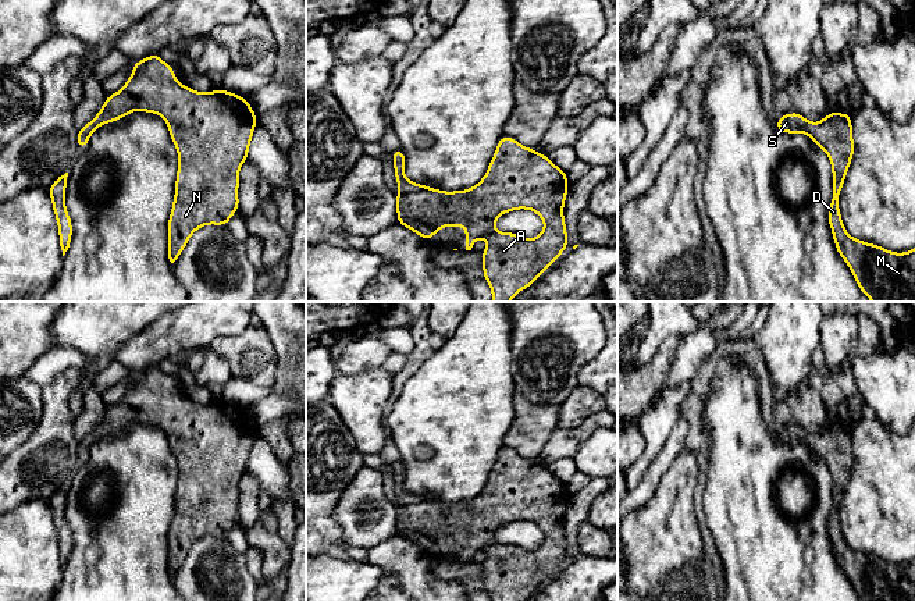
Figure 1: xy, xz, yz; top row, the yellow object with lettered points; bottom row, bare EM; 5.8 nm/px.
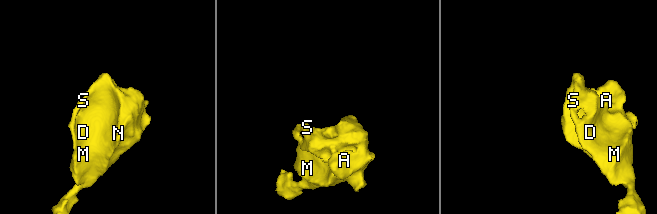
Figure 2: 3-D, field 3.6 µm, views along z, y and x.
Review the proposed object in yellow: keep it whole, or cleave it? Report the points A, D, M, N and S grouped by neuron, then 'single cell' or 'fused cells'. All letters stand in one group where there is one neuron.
groups A D M N S; single cell

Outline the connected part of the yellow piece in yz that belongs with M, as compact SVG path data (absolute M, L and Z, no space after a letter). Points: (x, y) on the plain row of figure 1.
M800 424L782 427L779 444L802 444L822 459L833 479L833 506L829 516L829 538L837 565L845 572L859 601L915 601L915 559L894 565L875 555L854 551L844 540L839 511L854 466L851 424L827 424L820 434L811 434Z

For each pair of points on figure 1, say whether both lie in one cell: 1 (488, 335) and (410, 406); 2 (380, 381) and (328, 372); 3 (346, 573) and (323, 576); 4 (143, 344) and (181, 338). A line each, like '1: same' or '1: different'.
1: same
2: different
3: same
4: same

